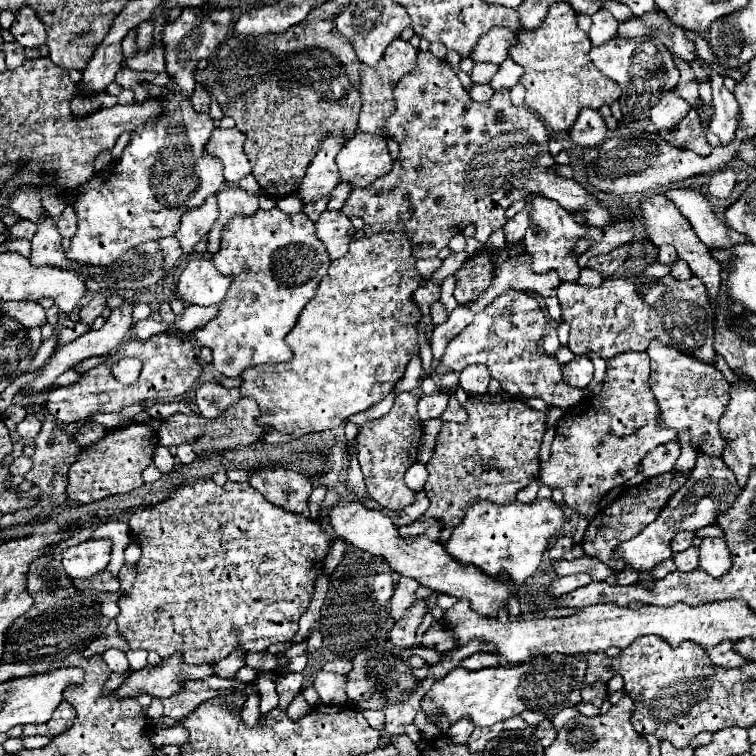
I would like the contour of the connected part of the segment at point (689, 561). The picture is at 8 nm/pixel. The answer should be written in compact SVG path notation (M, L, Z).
M692 546L690 550L684 550L680 554L674 554L674 562L678 570L694 570L698 568L698 548Z

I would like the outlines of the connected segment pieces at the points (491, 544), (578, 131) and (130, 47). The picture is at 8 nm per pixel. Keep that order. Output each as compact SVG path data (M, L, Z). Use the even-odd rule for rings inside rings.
M538 498L534 504L506 504L496 506L492 502L476 502L464 520L452 530L446 552L460 560L460 564L472 564L492 578L508 580L512 586L520 586L530 578L546 554L550 542L562 534L566 516L554 500Z
M582 108L576 124L570 128L570 140L582 148L594 148L606 140L608 126L598 110Z
M130 30L128 36L122 40L122 52L124 52L122 66L126 66L126 58L130 58L130 56L136 54L136 36L134 36L134 30Z

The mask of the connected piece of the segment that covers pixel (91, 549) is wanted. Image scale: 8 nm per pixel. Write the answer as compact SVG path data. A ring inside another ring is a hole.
M87 540L62 552L62 564L70 578L90 578L106 569L110 562L110 540Z

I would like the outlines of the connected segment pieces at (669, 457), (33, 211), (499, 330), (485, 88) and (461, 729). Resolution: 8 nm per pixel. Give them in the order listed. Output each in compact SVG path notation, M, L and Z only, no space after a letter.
M668 442L668 444L662 444L662 446L654 448L642 460L644 476L652 478L652 476L658 476L662 472L672 470L676 466L678 456L680 456L680 442Z
M22 186L10 196L10 208L14 214L20 218L36 222L38 216L42 216L42 200L40 200L40 190L36 186Z
M506 290L504 291L490 306L486 306L474 322L470 322L454 340L450 340L446 354L442 358L442 364L448 366L448 370L460 372L470 364L484 364L488 366L488 372L492 378L496 378L504 392L516 396L516 394L524 394L524 396L534 396L534 398L542 398L546 404L558 406L562 410L570 410L582 404L584 392L578 388L570 388L564 380L562 380L562 372L560 372L560 362L554 356L544 354L542 350L542 338L544 338L544 330L546 330L546 314L542 308L538 308L538 300L529 297L522 290Z
M472 84L472 90L470 90L470 98L472 100L486 102L492 94L494 94L494 90L488 84Z
M462 718L462 720L456 720L450 730L448 730L448 736L456 742L456 744L466 744L468 742L468 736L472 734L474 730L474 722L470 718Z

